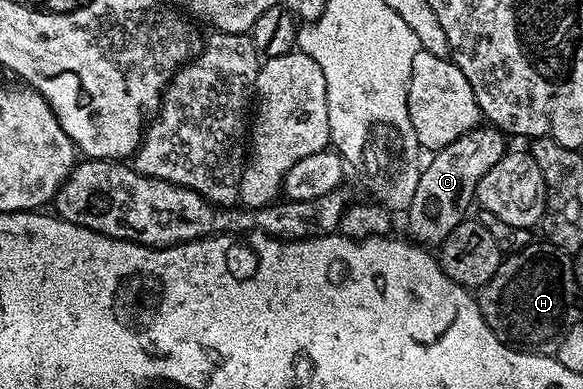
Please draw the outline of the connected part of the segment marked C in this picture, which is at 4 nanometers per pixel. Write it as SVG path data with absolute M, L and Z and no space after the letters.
M478 126L450 146L435 149L432 161L420 168L418 190L414 190L414 202L406 209L408 232L415 243L421 246L438 246L465 219L464 203L473 199L476 183L506 154L505 133L491 126Z

